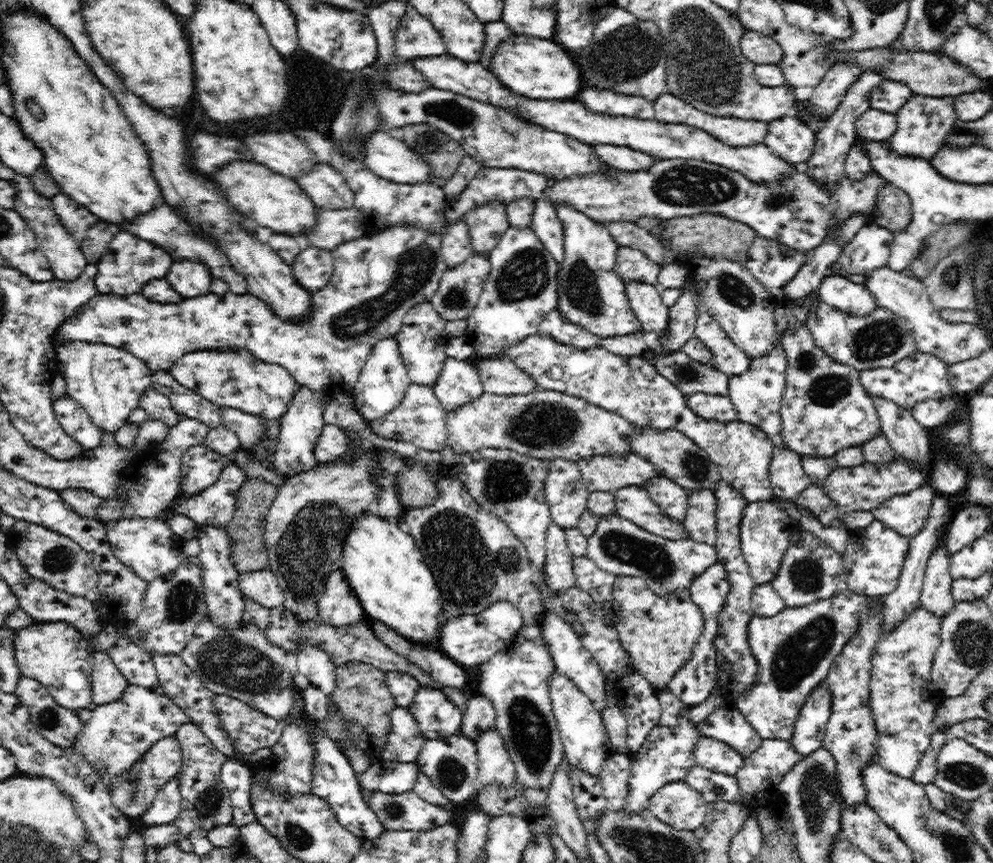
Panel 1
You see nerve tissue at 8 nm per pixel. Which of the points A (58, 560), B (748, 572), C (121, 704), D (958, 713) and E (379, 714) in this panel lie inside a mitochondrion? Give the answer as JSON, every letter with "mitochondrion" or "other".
{"A":"mitochondrion","B":"other","C":"other","D":"other","E":"other"}

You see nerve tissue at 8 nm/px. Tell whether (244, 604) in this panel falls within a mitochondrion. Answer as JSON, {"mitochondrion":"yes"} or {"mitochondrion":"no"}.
{"mitochondrion":"no"}

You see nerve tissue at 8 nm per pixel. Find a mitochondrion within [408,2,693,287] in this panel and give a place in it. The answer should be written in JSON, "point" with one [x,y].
{"point":[630,51]}

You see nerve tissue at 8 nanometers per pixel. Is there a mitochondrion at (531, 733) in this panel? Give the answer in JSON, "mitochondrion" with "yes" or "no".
{"mitochondrion":"yes"}

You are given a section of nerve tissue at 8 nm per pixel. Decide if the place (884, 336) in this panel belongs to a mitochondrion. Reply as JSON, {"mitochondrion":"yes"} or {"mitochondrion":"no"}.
{"mitochondrion":"yes"}

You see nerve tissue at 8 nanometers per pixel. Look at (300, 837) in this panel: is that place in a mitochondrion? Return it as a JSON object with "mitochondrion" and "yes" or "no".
{"mitochondrion":"yes"}

